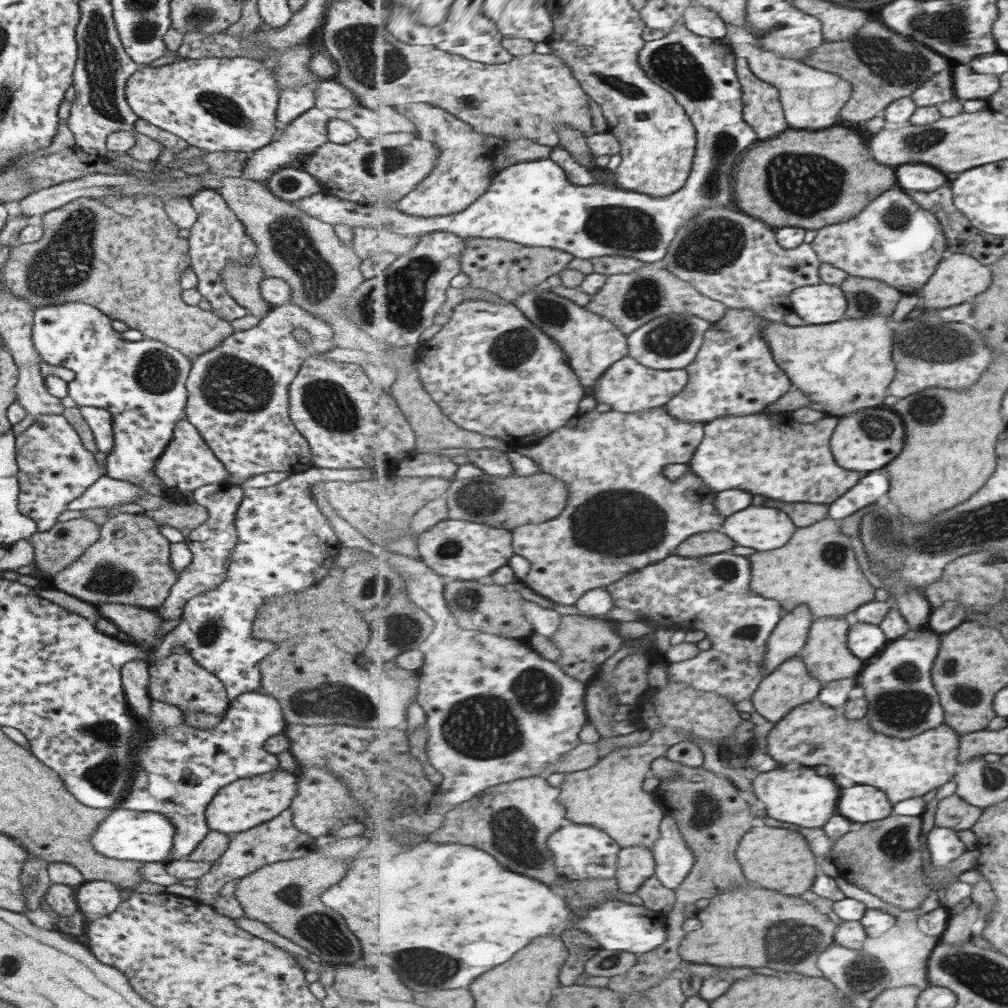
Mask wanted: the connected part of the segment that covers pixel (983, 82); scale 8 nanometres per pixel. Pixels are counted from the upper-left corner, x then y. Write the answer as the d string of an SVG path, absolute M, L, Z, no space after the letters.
M953 64L955 66L955 90L959 98L973 100L973 98L988 99L999 90L999 78L997 76L983 76L973 72L969 64Z

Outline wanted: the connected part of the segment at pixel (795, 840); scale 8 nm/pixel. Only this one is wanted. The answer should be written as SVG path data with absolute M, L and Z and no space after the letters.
M751 828L751 832L743 838L743 844L739 846L738 861L743 865L745 876L749 880L795 897L807 890L811 891L820 873L817 864L819 860L805 836L787 828Z

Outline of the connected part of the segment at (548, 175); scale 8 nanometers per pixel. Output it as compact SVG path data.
M684 22L677 23L665 37L647 42L639 53L639 62L647 76L657 84L663 85L686 108L687 114L698 130L698 145L694 159L693 171L686 182L686 187L675 195L665 198L651 198L645 194L627 191L618 186L605 186L603 183L581 187L570 184L564 169L557 161L535 160L515 164L511 168L498 171L489 191L465 211L455 215L418 217L397 208L383 205L365 205L325 195L323 192L309 195L301 200L289 202L300 211L321 222L335 226L347 224L355 230L369 227L379 221L388 224L388 228L401 235L421 236L431 232L453 232L462 236L483 237L484 239L505 239L532 247L549 247L574 254L579 259L593 259L599 256L627 256L637 258L646 264L660 264L666 259L671 243L689 219L698 217L706 208L721 208L733 204L734 173L743 155L759 142L758 133L746 122L744 103L741 100L741 82L735 72L735 52L725 39L702 37L695 34Z

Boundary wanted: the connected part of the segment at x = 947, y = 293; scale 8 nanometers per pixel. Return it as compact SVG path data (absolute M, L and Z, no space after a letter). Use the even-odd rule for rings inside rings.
M950 251L938 265L936 273L920 291L920 295L924 299L925 311L931 311L934 314L938 309L951 309L958 304L971 301L977 295L985 292L992 285L993 279L994 272L990 266L983 265L973 256L972 252L961 254Z

